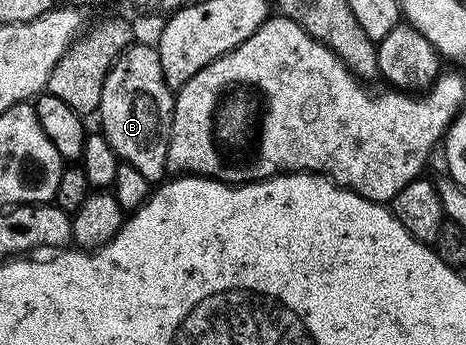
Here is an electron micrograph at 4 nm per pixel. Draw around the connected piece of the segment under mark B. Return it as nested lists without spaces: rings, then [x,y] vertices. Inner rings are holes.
[[[153,44],[127,46],[104,79],[96,112],[98,117],[102,116],[100,132],[112,143],[112,151],[116,151],[119,162],[136,167],[151,183],[161,182],[168,173],[166,160],[175,96],[175,90],[170,89],[164,79],[160,55]]]

